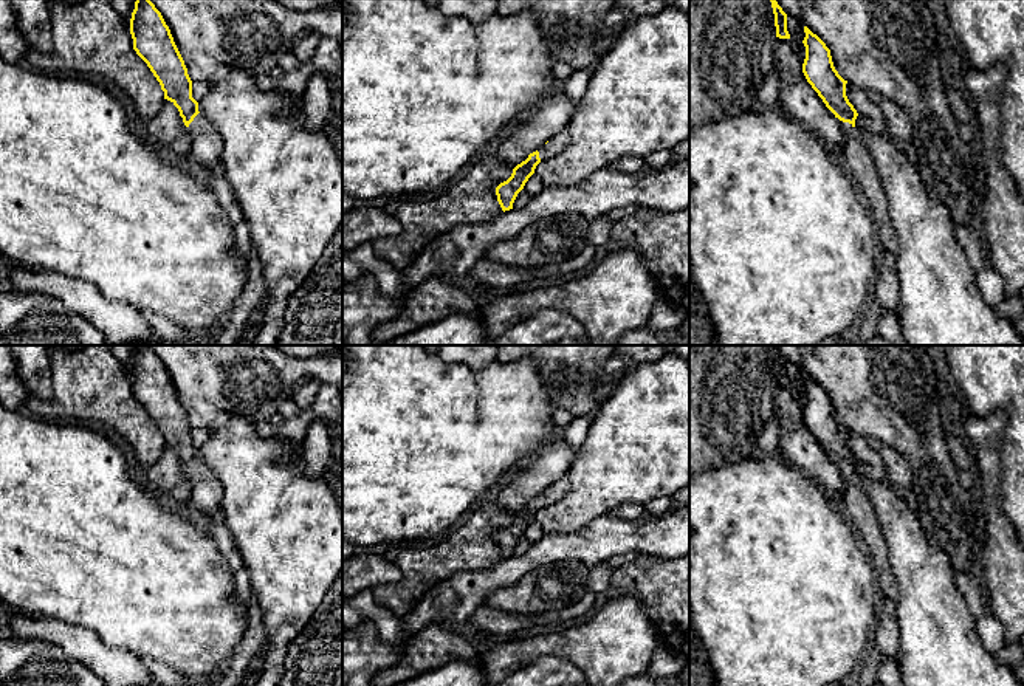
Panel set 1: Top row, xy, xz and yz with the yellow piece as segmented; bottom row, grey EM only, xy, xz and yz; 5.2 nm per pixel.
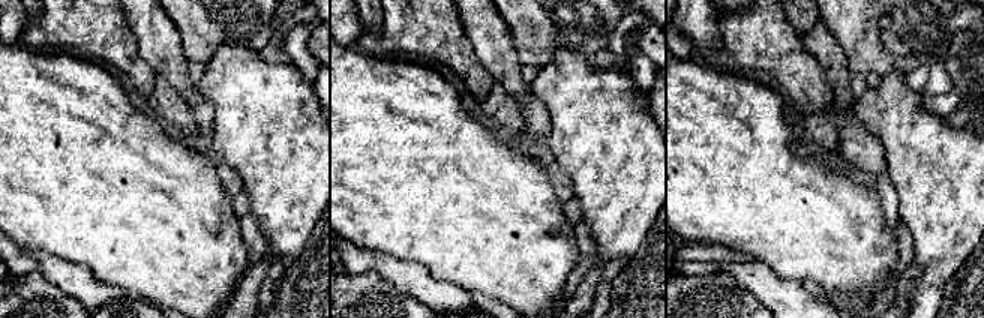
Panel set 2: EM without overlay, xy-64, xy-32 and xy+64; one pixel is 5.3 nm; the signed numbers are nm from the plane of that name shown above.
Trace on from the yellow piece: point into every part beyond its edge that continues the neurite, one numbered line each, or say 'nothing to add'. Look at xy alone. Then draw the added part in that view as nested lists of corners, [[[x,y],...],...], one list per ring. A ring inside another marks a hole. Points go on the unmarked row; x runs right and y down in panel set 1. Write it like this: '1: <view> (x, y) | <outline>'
1: xy (206, 491) | [[[197,461],[189,471],[191,494],[186,502],[206,514],[220,511],[220,502],[223,496],[223,486],[215,477],[214,471],[201,461]]]

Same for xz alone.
1: xz (556, 491) | [[[564,475],[556,483],[553,483],[547,491],[544,491],[538,499],[539,505],[547,506],[552,505],[564,497],[564,494],[569,491],[570,483],[567,477]]]

